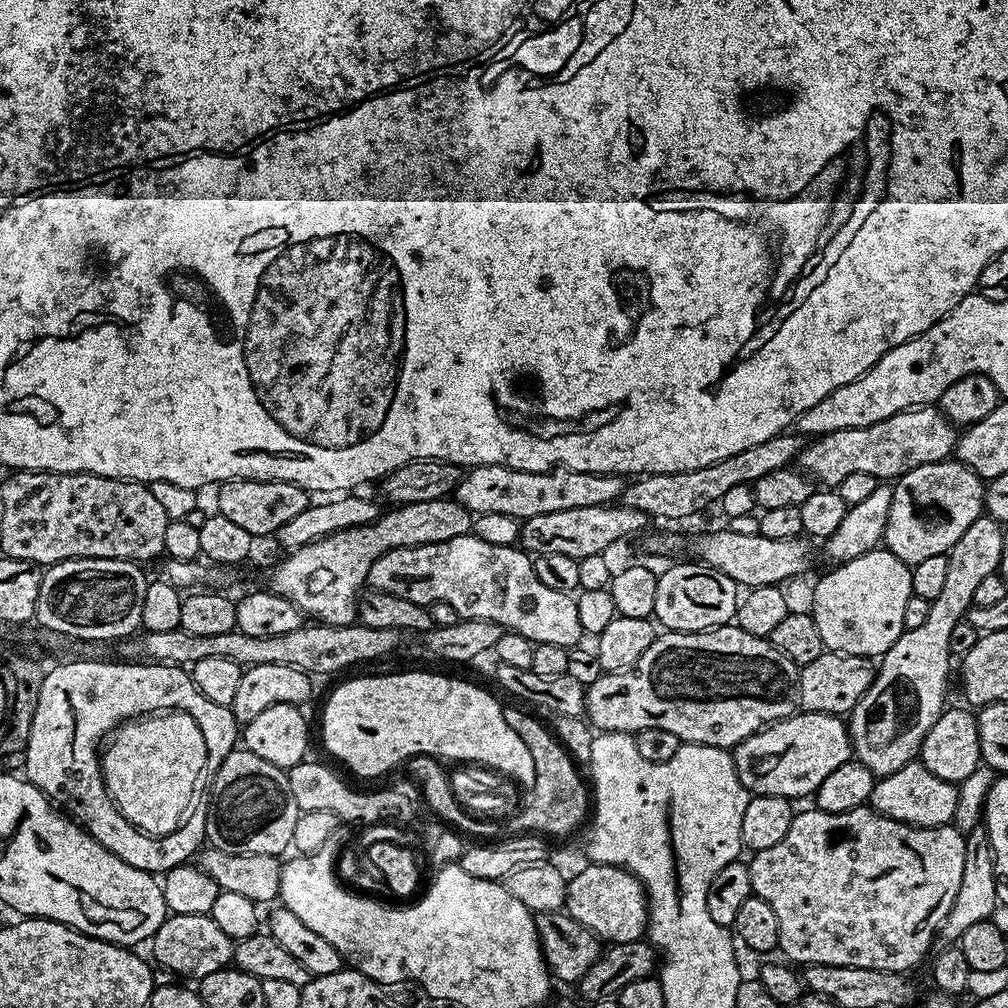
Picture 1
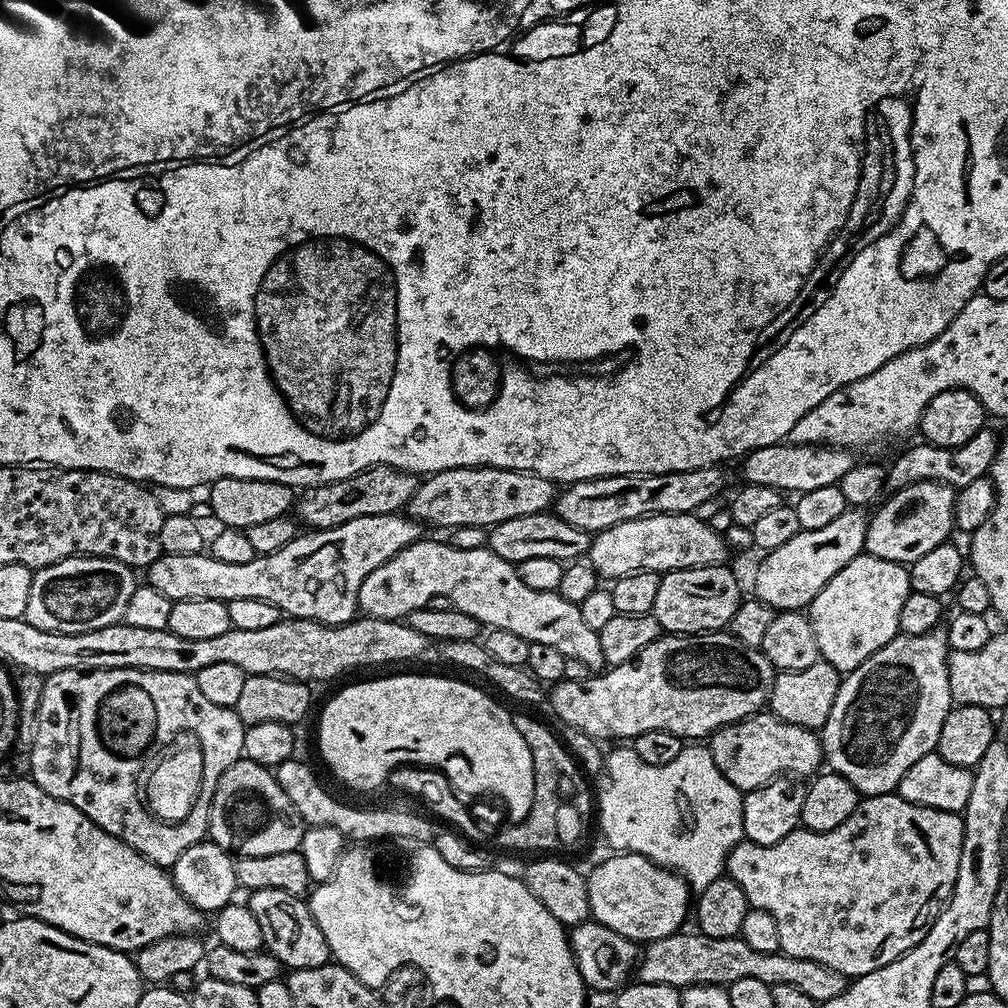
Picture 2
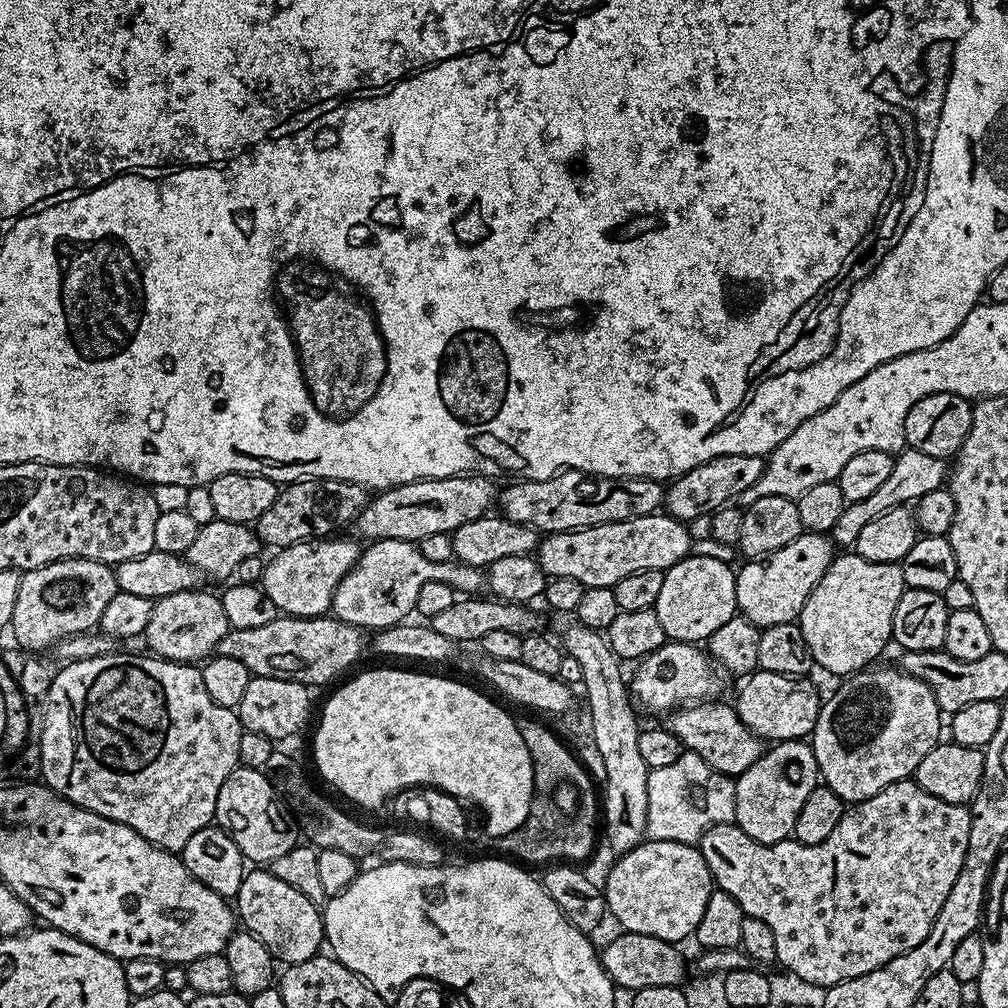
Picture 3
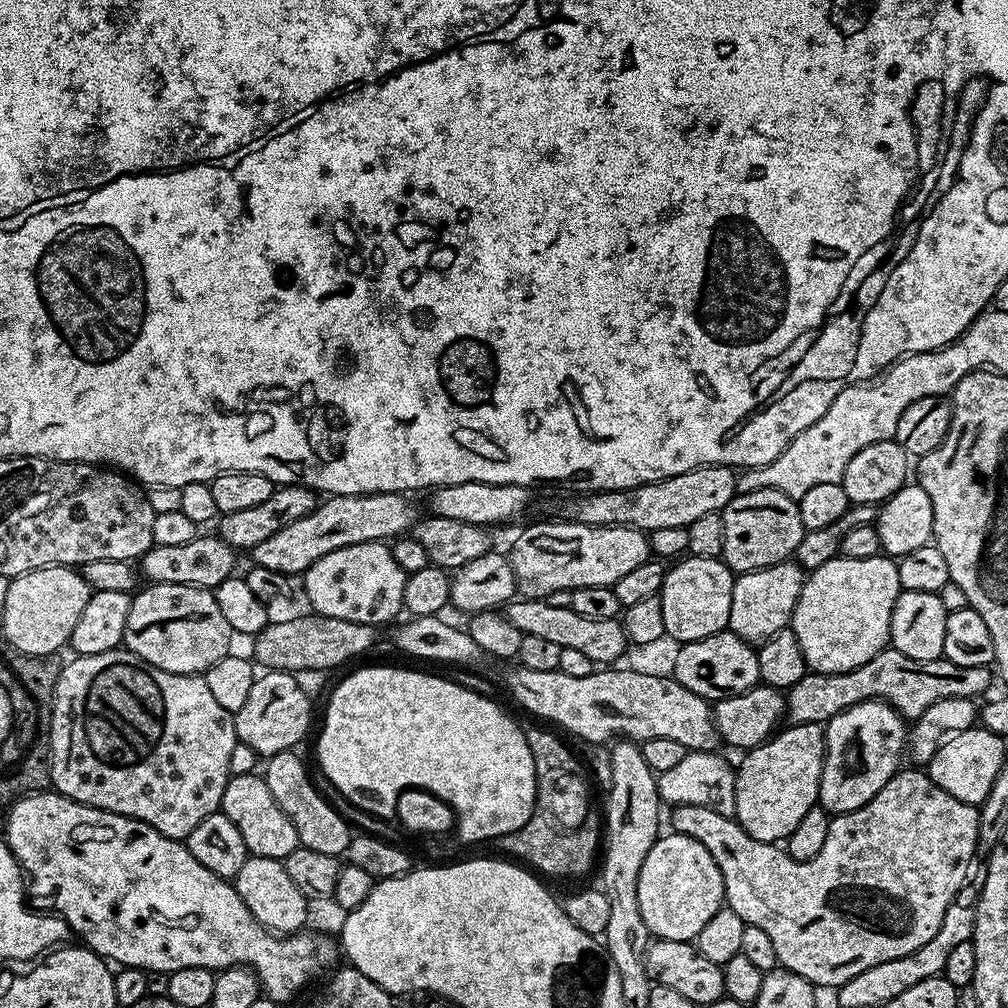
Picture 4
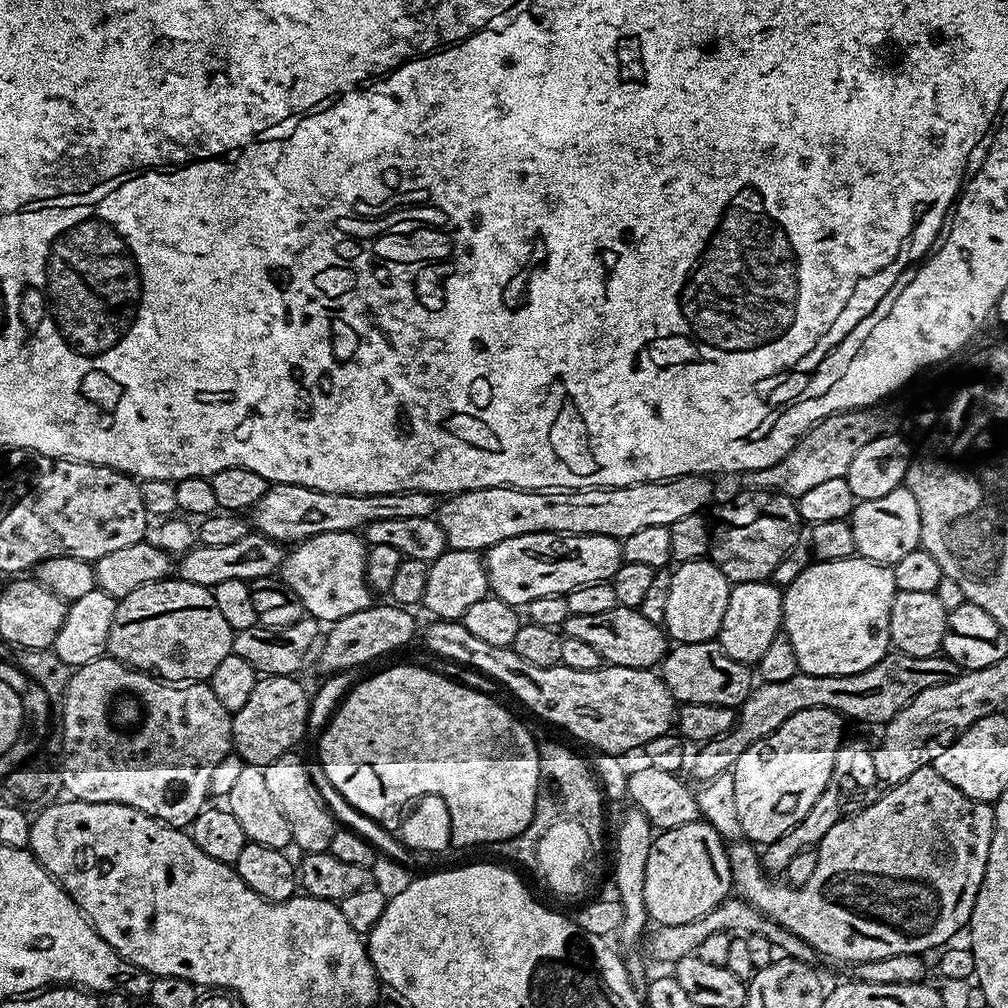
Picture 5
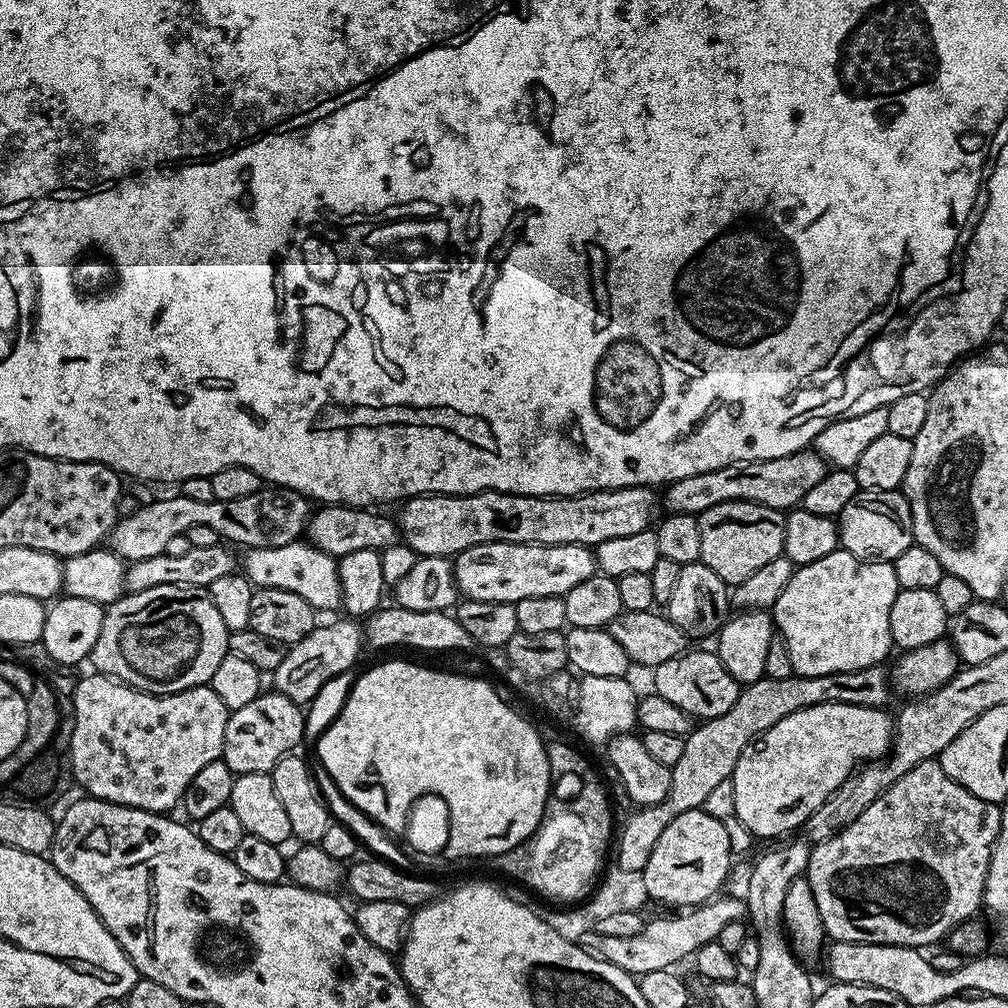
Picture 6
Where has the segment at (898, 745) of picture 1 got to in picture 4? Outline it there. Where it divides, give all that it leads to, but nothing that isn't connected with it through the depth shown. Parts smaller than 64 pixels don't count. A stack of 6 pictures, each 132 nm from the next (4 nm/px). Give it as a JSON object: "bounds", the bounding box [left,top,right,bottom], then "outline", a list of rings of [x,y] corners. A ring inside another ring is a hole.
{"bounds":[819,700,909,814],"outline":[[[882,700],[858,702],[858,706],[850,706],[827,721],[819,807],[825,808],[829,814],[839,814],[866,806],[866,802],[890,782],[892,775],[901,771],[900,759],[906,756],[909,733],[905,717]]]}

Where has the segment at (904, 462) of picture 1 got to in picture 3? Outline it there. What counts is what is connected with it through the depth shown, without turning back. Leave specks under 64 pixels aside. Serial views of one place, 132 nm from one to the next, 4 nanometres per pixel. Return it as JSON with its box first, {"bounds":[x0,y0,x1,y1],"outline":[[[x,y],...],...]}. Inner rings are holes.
{"bounds":[663,454,766,521],"outline":[[[726,454],[706,462],[702,466],[694,466],[686,474],[675,477],[667,485],[663,507],[667,515],[675,520],[689,521],[698,518],[698,514],[711,516],[720,508],[731,505],[740,497],[742,490],[747,490],[762,478],[766,460],[763,456],[750,454]]]}

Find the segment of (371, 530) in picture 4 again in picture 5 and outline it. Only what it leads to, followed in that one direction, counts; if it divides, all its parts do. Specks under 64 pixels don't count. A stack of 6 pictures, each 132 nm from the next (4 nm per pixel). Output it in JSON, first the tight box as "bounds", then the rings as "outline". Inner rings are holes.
{"bounds":[178,530,285,589],"outline":[[[252,530],[249,531],[247,536],[238,538],[238,542],[227,546],[200,544],[192,547],[179,557],[178,576],[179,579],[186,582],[194,582],[203,588],[214,589],[218,586],[218,582],[252,581],[271,577],[273,574],[279,573],[285,555],[285,549],[277,544],[275,540],[261,536],[259,532]]]}

